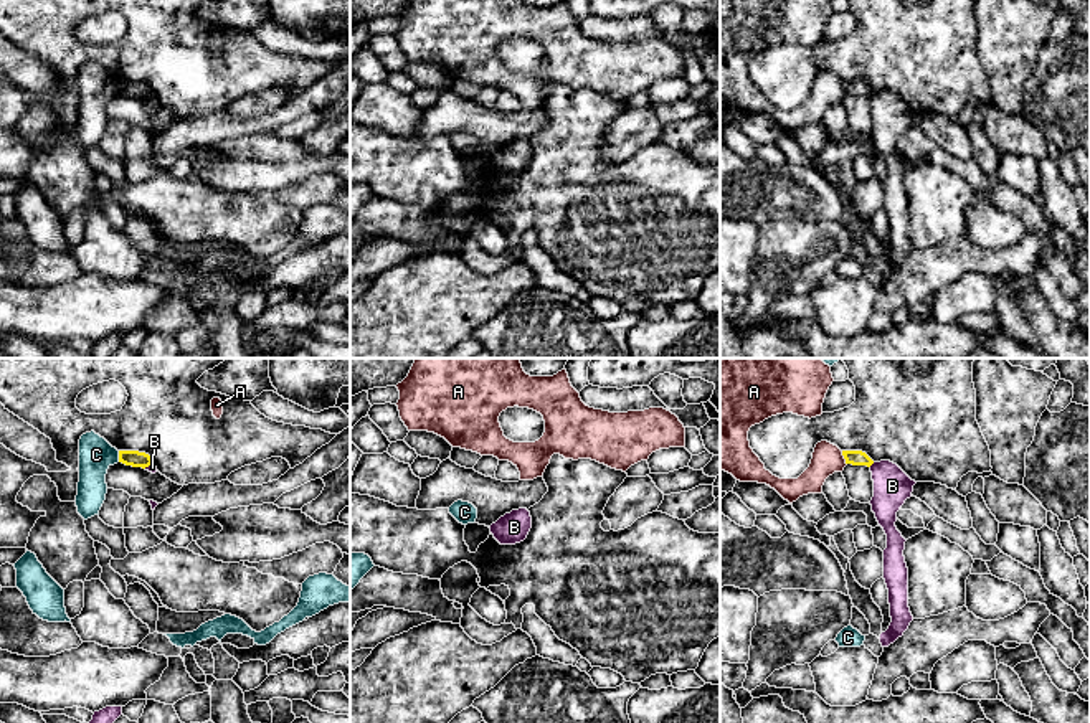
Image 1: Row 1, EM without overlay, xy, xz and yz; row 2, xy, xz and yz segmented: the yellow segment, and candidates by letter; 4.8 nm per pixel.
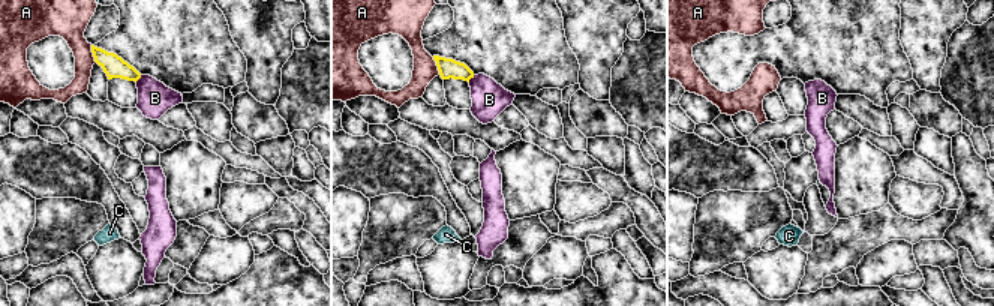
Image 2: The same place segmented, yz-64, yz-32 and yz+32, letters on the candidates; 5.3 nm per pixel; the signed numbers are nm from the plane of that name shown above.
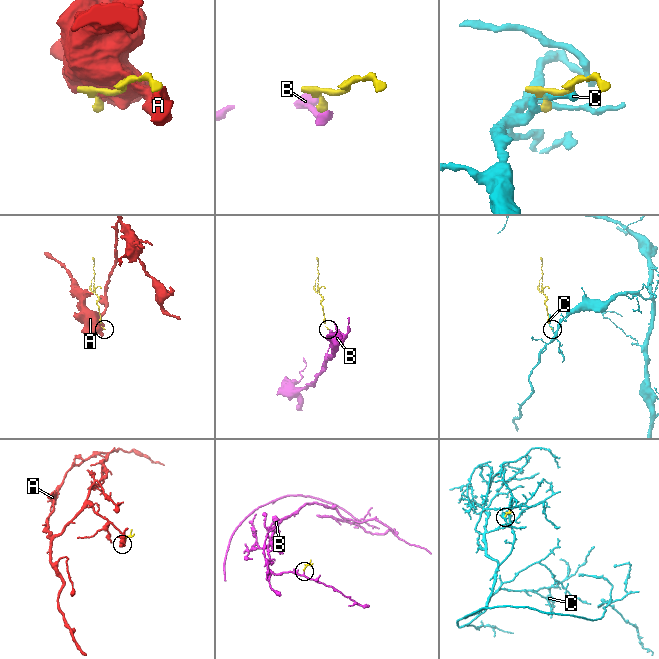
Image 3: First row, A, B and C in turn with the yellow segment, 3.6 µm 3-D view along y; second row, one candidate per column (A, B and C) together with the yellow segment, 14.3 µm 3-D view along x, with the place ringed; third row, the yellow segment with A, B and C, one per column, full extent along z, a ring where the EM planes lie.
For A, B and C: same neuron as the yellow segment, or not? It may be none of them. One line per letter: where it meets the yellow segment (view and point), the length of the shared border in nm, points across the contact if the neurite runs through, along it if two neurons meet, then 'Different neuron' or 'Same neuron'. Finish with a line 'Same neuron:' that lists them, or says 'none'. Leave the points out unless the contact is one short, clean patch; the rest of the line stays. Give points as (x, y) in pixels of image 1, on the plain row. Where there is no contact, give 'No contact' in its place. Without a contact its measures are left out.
A: Touches yellow at yz (844, 88). Shared border 80 nm. Different neuron
B: Touches yellow at yz (871, 94). Shared border 40 nm. Boundary: yz (874, 93), (869, 96). Different neuron
C: Touches yellow at xy (119, 86). Shared border 60 nm. Different neuron
Same neuron: none

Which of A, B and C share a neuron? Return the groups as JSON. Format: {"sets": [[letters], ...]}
{"sets": [["A"], ["B"], ["C"]]}

